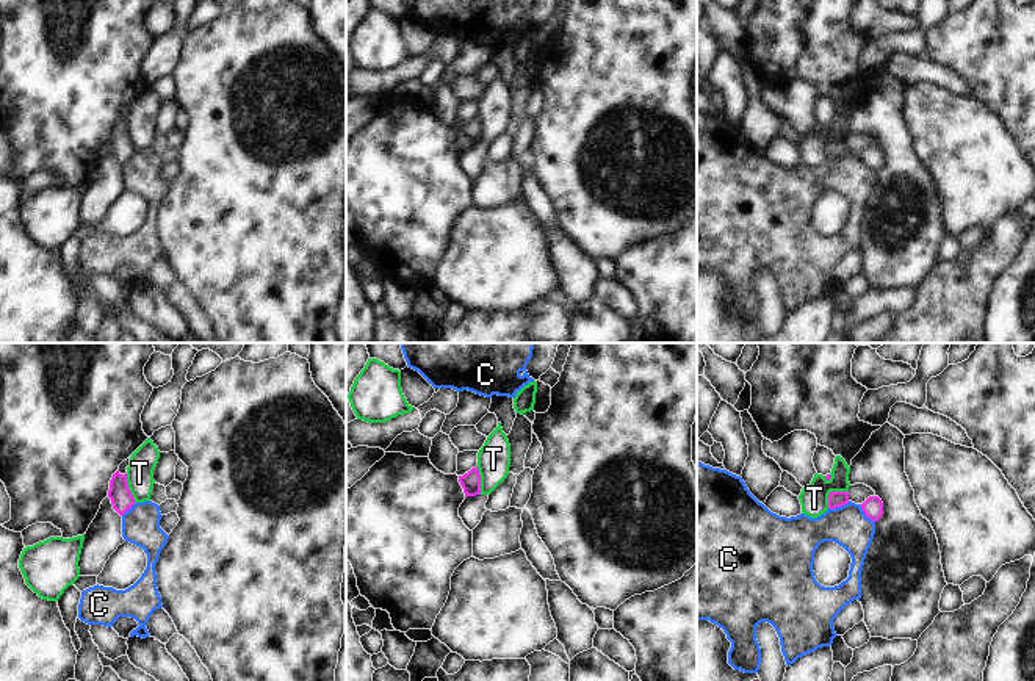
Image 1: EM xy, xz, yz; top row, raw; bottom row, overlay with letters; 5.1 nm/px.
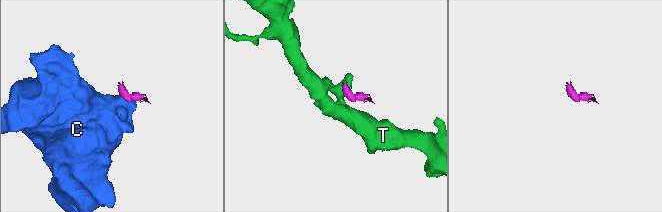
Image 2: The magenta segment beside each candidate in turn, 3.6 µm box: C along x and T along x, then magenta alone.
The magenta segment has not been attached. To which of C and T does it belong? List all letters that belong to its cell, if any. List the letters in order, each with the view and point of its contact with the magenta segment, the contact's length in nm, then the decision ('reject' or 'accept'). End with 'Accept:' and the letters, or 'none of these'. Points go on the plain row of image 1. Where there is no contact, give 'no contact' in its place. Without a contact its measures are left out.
C: meets magenta in yz at (838, 155); contact 120 nm long; reject
T: meets magenta in yz at (832, 141); contact 140 nm long; reject
Accept: none of these

